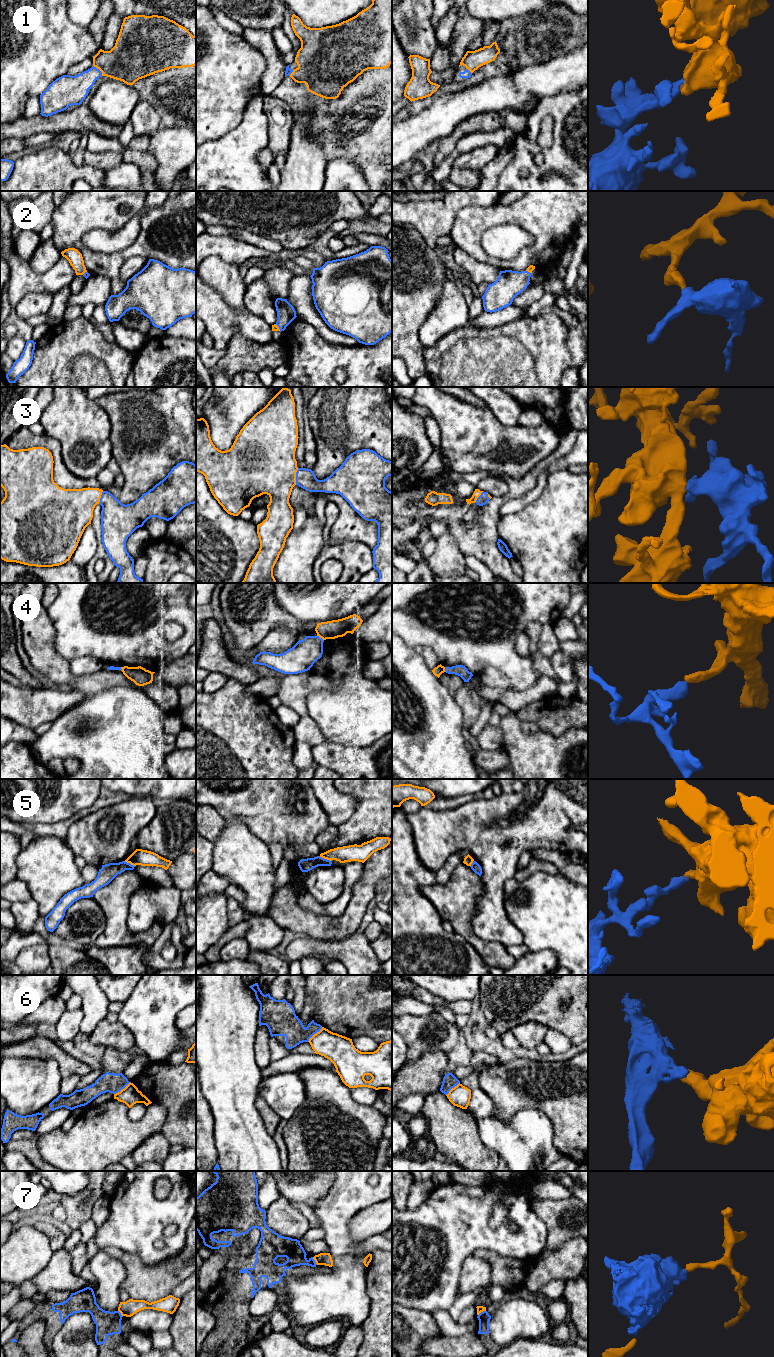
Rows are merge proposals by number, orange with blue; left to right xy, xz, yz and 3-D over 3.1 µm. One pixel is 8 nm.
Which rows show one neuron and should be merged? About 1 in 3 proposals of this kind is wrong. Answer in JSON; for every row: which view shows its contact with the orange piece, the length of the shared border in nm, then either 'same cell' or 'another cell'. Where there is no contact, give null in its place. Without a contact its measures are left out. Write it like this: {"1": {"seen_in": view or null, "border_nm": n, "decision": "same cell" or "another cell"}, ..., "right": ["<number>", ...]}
{"1": {"seen_in": "xy", "border_nm": 120, "decision": "same cell"}, "2": {"seen_in": "xz", "border_nm": 70, "decision": "same cell"}, "3": {"seen_in": "xz", "border_nm": 140, "decision": "same cell"}, "4": {"seen_in": "xz", "border_nm": 70, "decision": "another cell"}, "5": {"seen_in": "xz", "border_nm": 100, "decision": "another cell"}, "6": {"seen_in": "xz", "border_nm": 170, "decision": "another cell"}, "7": {"seen_in": "xz", "border_nm": 80, "decision": "another cell"}, "right": ["1", "2", "3"]}

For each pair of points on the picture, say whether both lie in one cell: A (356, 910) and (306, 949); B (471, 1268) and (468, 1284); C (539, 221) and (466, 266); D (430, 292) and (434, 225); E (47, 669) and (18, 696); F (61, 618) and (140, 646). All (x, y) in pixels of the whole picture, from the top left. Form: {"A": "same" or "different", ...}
{"A": "different", "B": "same", "C": "different", "D": "different", "E": "different", "F": "same"}

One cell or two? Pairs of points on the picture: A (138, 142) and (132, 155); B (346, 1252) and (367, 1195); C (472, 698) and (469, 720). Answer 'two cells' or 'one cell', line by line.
A: two cells
B: one cell
C: one cell

